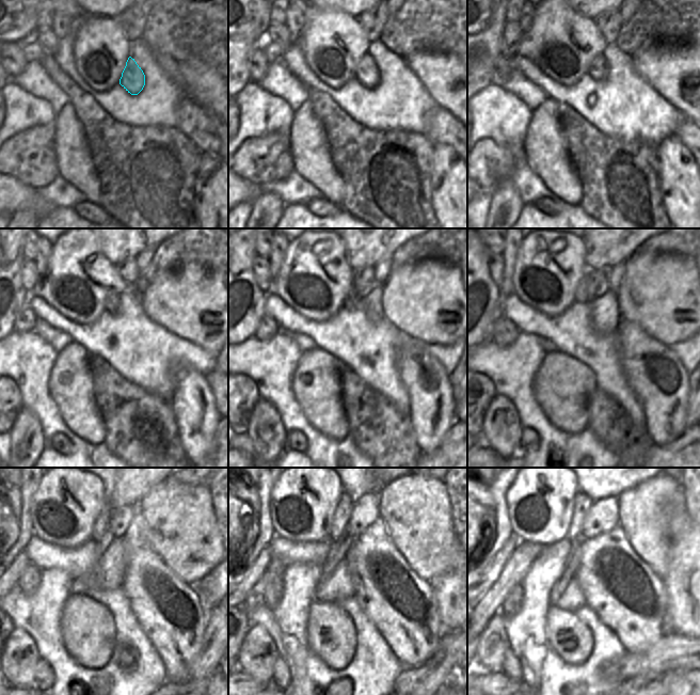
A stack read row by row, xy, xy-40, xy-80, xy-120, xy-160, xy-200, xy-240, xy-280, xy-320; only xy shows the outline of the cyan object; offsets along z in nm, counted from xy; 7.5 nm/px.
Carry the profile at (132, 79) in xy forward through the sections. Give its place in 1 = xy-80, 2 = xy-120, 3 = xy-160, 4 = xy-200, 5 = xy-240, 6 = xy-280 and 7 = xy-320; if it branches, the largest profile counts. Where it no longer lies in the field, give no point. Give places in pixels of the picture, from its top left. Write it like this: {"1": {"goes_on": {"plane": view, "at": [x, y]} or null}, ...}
{"1": {"goes_on": {"plane": "xy-80", "at": [599, 69]}}, "2": {"goes_on": {"plane": "xy-120", "at": [113, 303]}}, "3": {"goes_on": {"plane": "xy-160", "at": [351, 300]}}, "4": {"goes_on": {"plane": "xy-200", "at": [584, 294]}}, "5": {"goes_on": {"plane": "xy-240", "at": [102, 524]}}, "6": {"goes_on": {"plane": "xy-280", "at": [344, 509]}}, "7": {"goes_on": {"plane": "xy-320", "at": [583, 502]}}}

